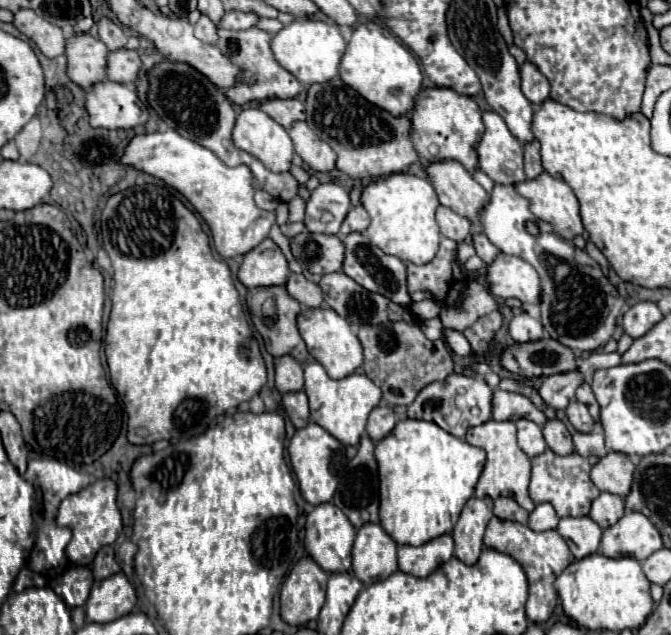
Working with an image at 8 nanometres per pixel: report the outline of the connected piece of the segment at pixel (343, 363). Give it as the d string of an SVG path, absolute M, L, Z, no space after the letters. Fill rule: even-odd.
M329 307L307 309L299 315L297 327L309 349L309 355L315 361L319 361L325 367L325 371L329 371L331 379L343 379L343 377L355 373L357 367L361 367L363 347L361 347L357 335L353 335L349 323L345 319L341 319L333 309L329 309Z

